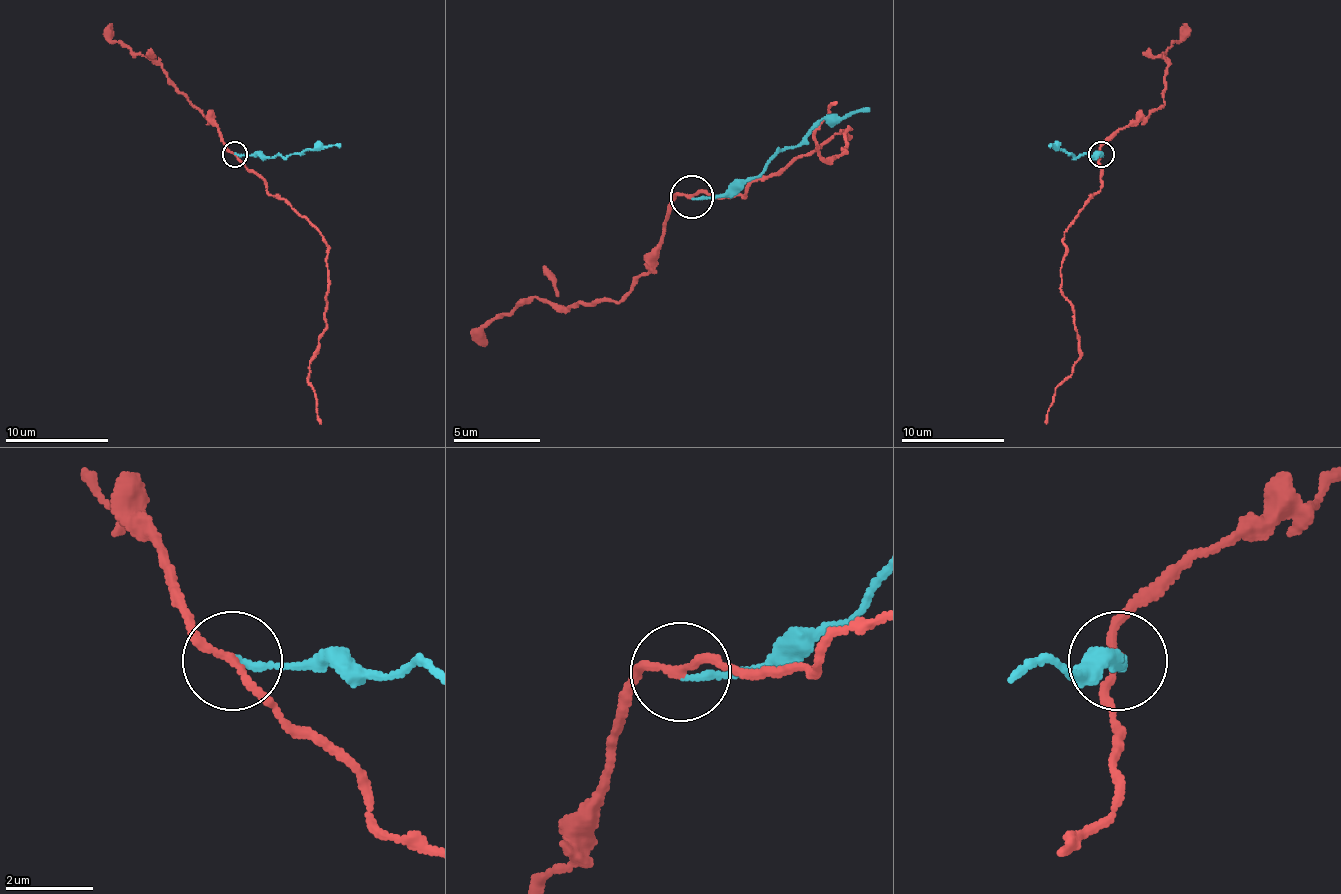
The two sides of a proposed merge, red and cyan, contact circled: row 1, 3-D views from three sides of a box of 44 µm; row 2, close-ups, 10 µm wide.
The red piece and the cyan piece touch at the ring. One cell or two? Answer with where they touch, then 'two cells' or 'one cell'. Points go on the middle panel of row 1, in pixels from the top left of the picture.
(691, 196) | two cells

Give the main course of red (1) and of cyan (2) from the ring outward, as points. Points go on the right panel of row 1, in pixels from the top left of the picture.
1: (1101, 153), (1101, 189), (1088, 200), (1062, 238), (1062, 295), (1072, 308), (1080, 357), (1054, 391), (1047, 424)
2: (1103, 153), (1098, 156), (1057, 151), (1049, 143)

